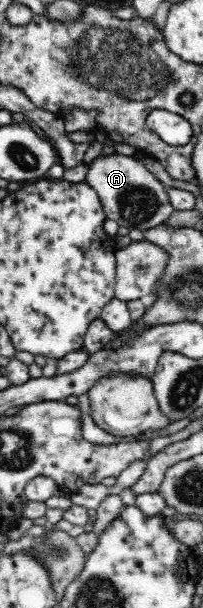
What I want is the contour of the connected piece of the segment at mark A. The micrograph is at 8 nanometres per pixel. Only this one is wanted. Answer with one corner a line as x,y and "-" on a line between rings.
113,154
105,158
97,157
89,164
87,184
99,193
99,199
107,219
114,220
118,226
130,231
149,231
163,225
174,212
170,204
167,187
159,182
147,168
141,158

